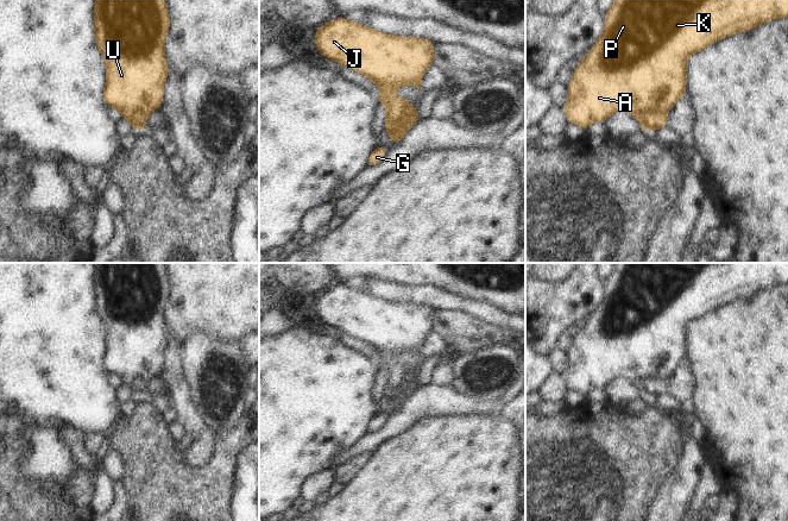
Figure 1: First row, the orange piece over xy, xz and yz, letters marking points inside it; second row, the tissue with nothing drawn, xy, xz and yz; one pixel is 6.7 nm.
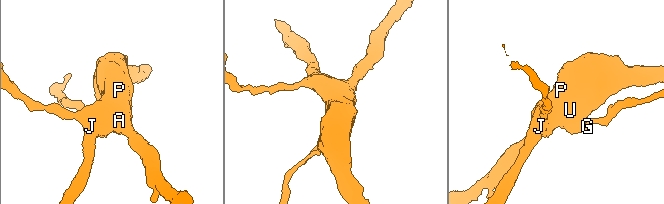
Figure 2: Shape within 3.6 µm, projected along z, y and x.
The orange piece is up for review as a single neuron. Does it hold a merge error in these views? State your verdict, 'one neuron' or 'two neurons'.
two neurons

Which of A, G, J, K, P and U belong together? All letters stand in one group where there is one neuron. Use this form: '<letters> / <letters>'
A J K P U / G

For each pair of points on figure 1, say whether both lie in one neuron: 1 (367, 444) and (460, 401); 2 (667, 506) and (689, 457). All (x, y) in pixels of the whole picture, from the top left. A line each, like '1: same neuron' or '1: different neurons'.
1: same neuron
2: same neuron

